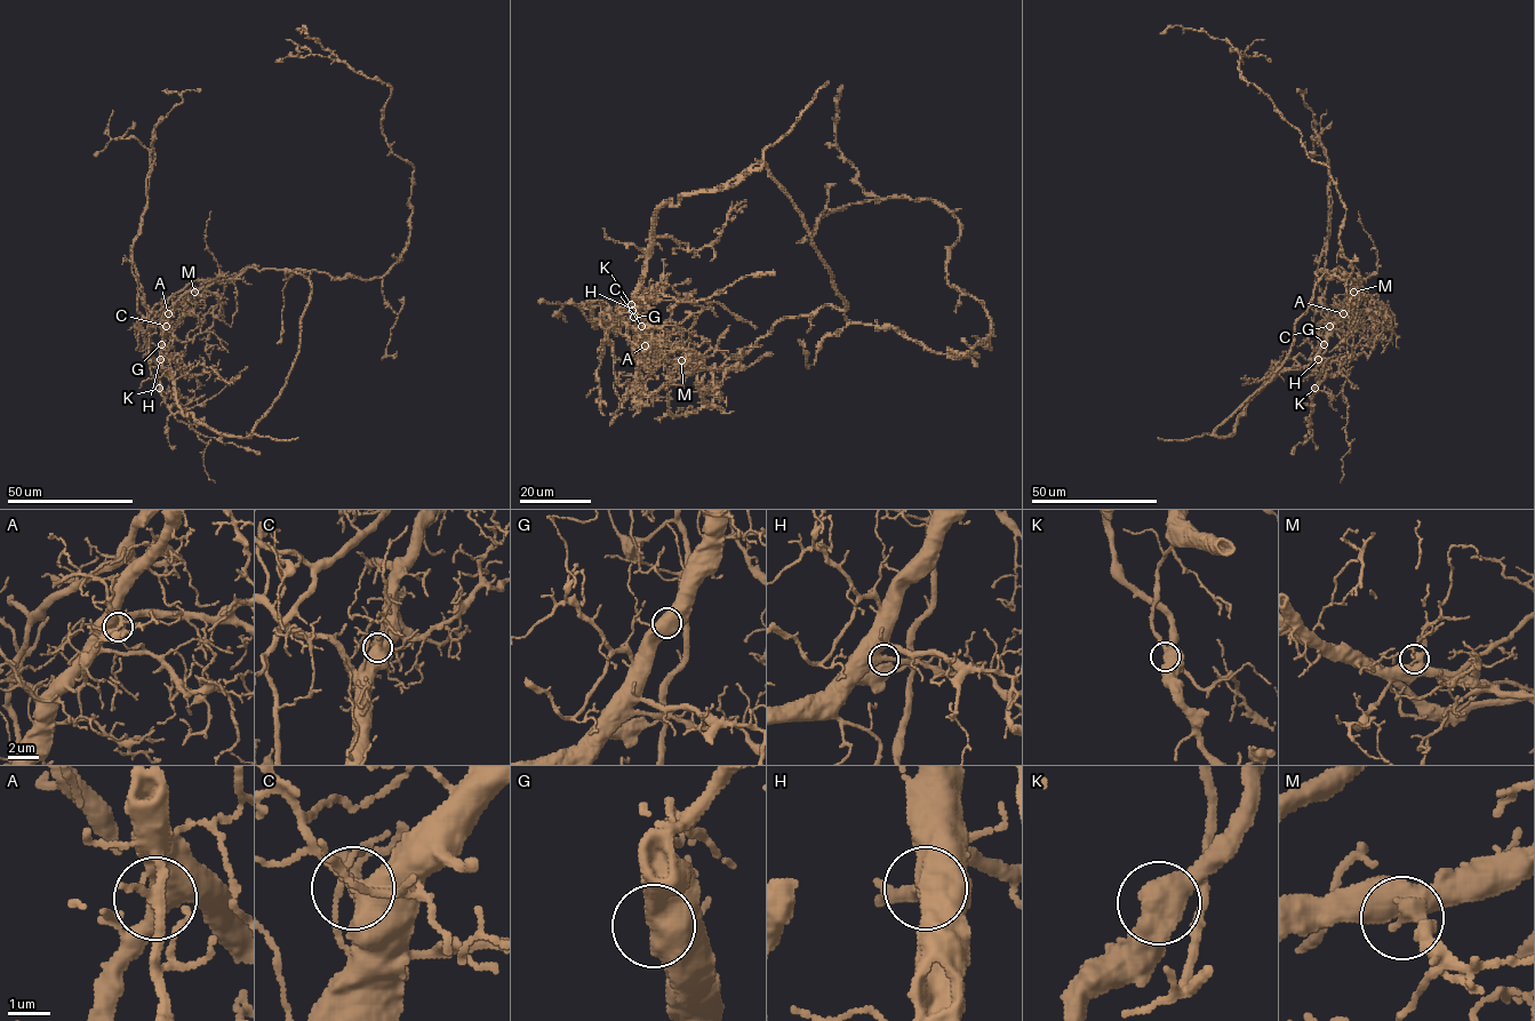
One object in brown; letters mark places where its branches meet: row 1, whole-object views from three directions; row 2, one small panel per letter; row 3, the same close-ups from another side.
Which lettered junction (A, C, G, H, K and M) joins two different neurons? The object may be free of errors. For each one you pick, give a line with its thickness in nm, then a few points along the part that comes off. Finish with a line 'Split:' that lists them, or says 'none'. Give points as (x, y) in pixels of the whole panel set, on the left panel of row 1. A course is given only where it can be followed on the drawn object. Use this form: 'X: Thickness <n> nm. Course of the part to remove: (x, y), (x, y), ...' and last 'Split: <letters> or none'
Split: none

